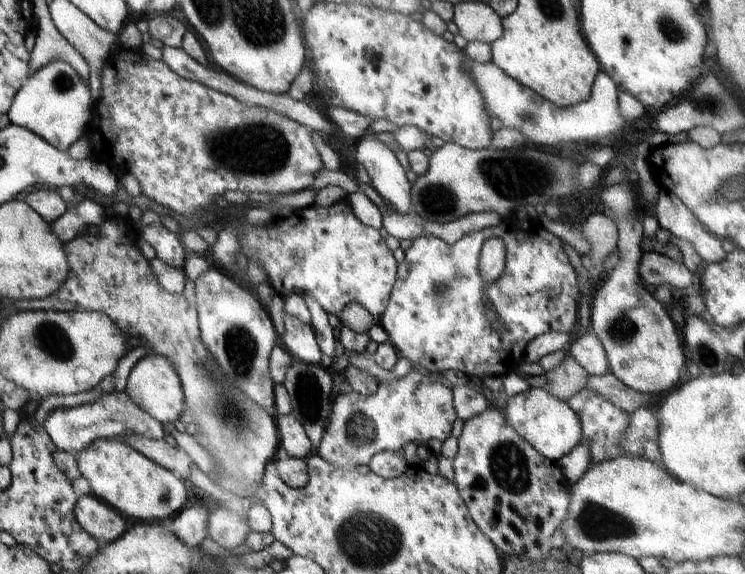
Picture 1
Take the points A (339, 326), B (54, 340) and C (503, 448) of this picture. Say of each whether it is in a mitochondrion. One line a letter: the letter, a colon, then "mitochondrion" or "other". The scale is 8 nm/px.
A: other
B: mitochondrion
C: mitochondrion

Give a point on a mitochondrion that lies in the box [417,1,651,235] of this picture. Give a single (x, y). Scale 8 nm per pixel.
(493, 169)

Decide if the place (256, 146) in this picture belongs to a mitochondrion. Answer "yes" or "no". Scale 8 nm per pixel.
yes

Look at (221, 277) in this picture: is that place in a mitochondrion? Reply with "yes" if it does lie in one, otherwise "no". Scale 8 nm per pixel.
no

